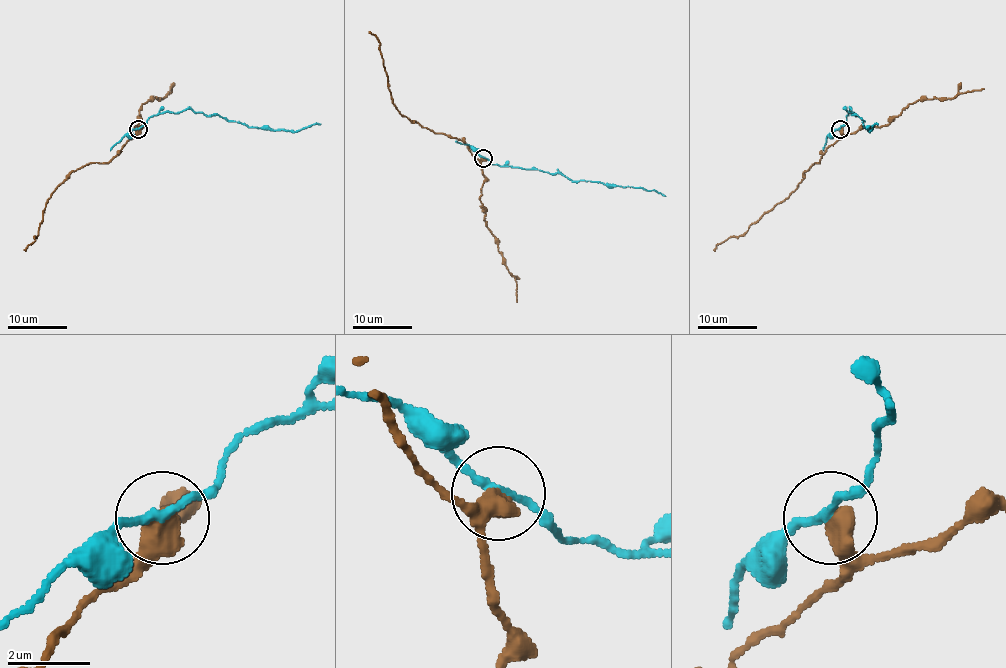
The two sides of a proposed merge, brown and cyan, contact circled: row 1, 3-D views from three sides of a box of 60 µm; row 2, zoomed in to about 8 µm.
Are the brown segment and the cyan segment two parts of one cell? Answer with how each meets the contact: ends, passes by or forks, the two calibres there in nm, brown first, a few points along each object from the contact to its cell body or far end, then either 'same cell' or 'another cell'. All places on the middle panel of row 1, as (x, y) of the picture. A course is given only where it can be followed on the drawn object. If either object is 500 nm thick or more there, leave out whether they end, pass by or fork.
650/180 nm | brown via (483, 157), (477, 159), (461, 140), (435, 134), (411, 122), (398, 110), (390, 94), (377, 38), (368, 32) | cyan via (483, 157), (495, 165), (562, 174), (573, 181), (644, 188), (665, 196) | another cell

